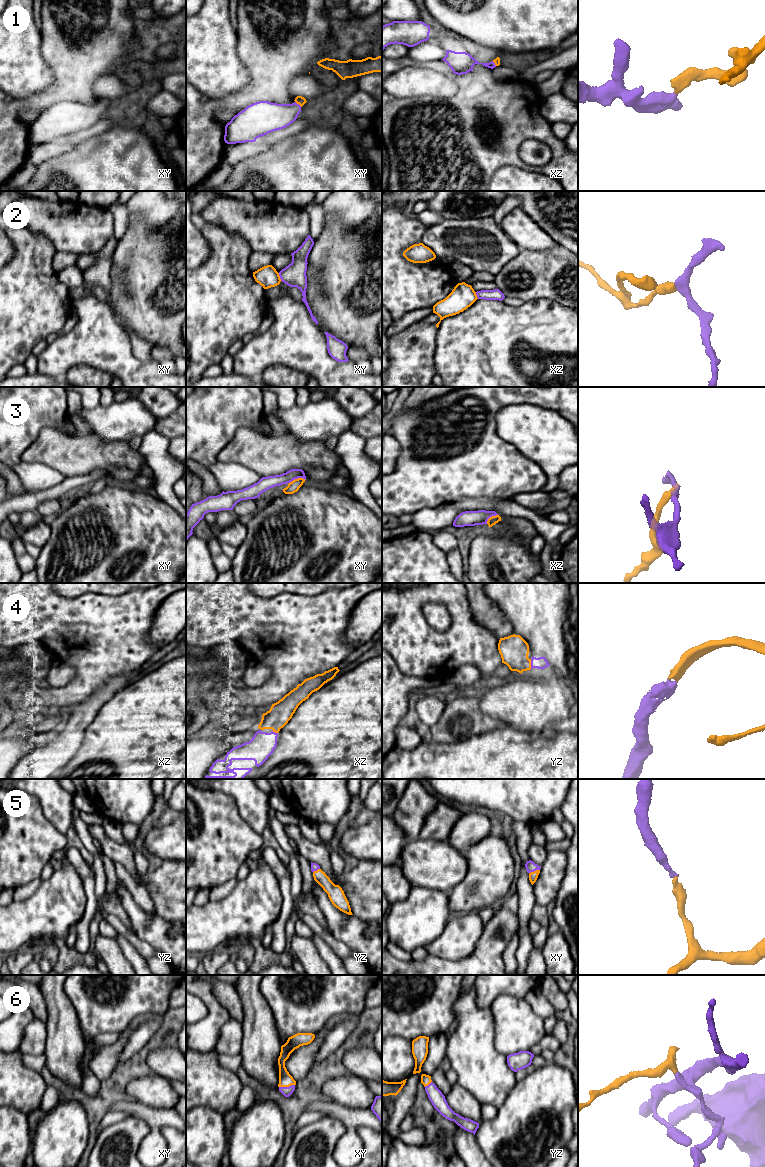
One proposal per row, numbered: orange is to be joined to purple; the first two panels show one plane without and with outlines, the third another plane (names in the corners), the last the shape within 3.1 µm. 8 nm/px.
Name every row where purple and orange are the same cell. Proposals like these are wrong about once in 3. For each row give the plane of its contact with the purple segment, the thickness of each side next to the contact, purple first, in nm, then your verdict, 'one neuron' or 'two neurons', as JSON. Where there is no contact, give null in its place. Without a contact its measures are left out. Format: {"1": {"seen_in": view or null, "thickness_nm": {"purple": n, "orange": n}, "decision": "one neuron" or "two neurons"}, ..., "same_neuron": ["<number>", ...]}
{"1": {"seen_in": "xy", "thickness_nm": {"purple": 220, "orange": 70}, "decision": "one neuron"}, "2": {"seen_in": "xy", "thickness_nm": {"purple": 190, "orange": 170}, "decision": "two neurons"}, "3": {"seen_in": "xy", "thickness_nm": {"purple": 100, "orange": 90}, "decision": "two neurons"}, "4": {"seen_in": "yz", "thickness_nm": {"purple": 90, "orange": 240}, "decision": "one neuron"}, "5": {"seen_in": "xy", "thickness_nm": {"purple": 80, "orange": 70}, "decision": "one neuron"}, "6": {"seen_in": "xy", "thickness_nm": {"purple": 80, "orange": 110}, "decision": "one neuron"}, "same_neuron": ["1", "4", "5", "6"]}

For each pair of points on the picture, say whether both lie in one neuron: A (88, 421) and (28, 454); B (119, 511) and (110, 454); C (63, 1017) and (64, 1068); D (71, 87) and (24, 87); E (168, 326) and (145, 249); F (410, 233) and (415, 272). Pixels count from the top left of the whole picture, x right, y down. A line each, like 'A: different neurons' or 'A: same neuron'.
A: different neurons
B: different neurons
C: same neuron
D: different neurons
E: same neuron
F: same neuron

